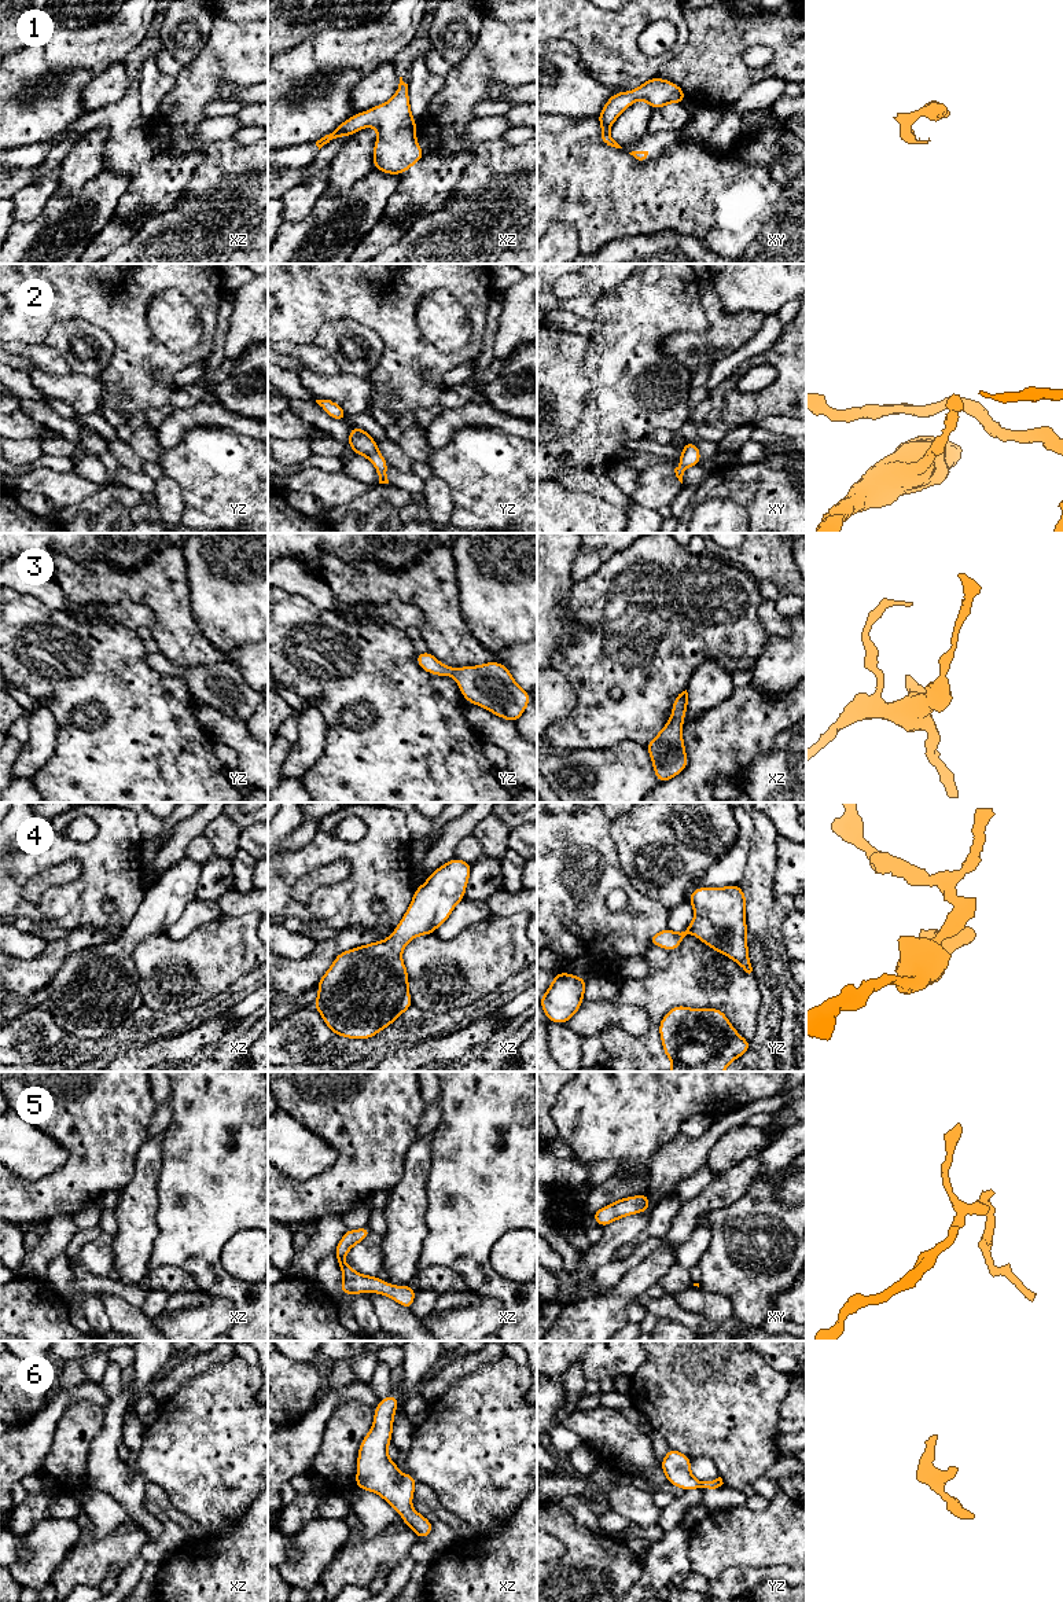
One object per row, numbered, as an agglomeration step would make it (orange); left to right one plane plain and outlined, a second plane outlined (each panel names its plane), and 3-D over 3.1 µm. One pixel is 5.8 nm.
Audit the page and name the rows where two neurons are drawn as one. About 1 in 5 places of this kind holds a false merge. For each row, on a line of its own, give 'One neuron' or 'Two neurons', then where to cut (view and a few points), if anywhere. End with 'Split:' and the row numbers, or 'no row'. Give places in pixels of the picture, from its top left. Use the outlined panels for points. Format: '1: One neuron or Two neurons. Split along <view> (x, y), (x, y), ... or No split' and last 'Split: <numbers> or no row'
1: One neuron. No split
2: One neuron. No split
3: One neuron. No split
4: One neuron. No split
5: One neuron. No split
6: One neuron. No split
Split: no row

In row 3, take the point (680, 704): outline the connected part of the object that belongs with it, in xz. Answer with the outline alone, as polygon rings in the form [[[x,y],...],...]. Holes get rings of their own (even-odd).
[[[688,692],[678,694],[673,702],[672,717],[659,734],[645,745],[659,783],[681,774],[688,764],[684,739],[681,735],[687,714]]]

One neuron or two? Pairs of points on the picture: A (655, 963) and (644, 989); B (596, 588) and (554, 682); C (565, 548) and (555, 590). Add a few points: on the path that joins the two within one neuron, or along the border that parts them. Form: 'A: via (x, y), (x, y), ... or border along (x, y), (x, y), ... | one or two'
A: border along (669, 952), (666, 965), (662, 969), (651, 970) | two
B: border along (552, 667), (569, 682), (576, 700) | two
C: via (555, 558), (555, 580) | one

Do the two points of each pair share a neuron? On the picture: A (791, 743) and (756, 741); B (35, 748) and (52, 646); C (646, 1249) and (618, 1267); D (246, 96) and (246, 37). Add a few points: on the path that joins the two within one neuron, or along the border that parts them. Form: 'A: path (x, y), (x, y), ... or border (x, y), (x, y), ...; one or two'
A: border (791, 724), (778, 737), (775, 745), (761, 754); two
B: border (40, 705), (55, 719), (56, 735); two
C: path (639, 1255), (625, 1264); one
D: border (253, 85), (231, 87), (221, 83), (219, 88); two

